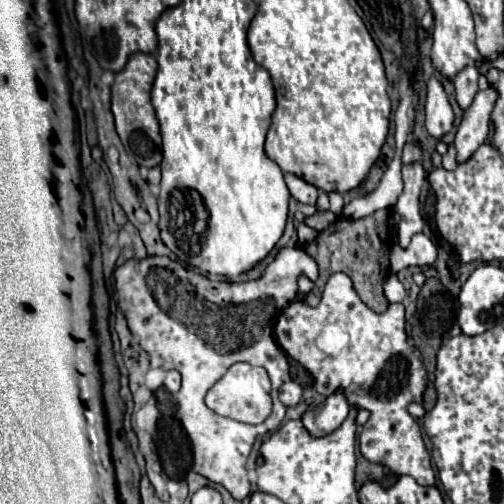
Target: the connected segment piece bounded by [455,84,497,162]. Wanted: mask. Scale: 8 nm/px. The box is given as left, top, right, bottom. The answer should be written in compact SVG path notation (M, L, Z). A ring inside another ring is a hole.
M489 84L485 90L479 90L469 108L463 110L463 120L455 134L457 162L465 162L489 136L491 110L497 100L497 90Z

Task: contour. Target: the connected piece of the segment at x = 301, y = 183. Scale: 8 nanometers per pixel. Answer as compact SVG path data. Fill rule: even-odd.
M285 174L285 182L287 182L287 188L291 192L291 196L297 200L297 202L303 202L303 204L315 204L317 200L317 188L307 184L305 180L297 178L295 174Z

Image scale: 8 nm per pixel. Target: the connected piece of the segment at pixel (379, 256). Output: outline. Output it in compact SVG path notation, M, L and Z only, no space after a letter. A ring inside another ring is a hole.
M389 210L373 212L371 216L351 220L339 218L329 228L319 232L319 236L305 246L305 252L315 258L319 266L319 278L315 288L305 296L309 306L317 306L323 294L323 286L333 272L347 272L351 276L357 294L373 312L385 312L389 302L383 294L383 282L389 276L389 250L391 250L391 236L389 236Z

